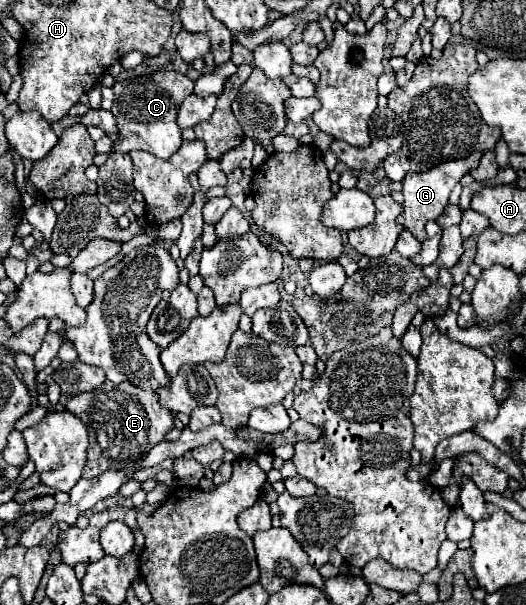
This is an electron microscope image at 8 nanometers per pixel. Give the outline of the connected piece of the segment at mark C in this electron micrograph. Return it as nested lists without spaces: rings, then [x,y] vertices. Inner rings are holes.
[[[157,71],[145,77],[119,81],[113,85],[115,101],[111,113],[117,119],[121,143],[115,151],[129,153],[131,149],[149,151],[161,159],[175,155],[183,143],[181,129],[177,127],[177,109],[193,93],[193,81],[179,71]]]

